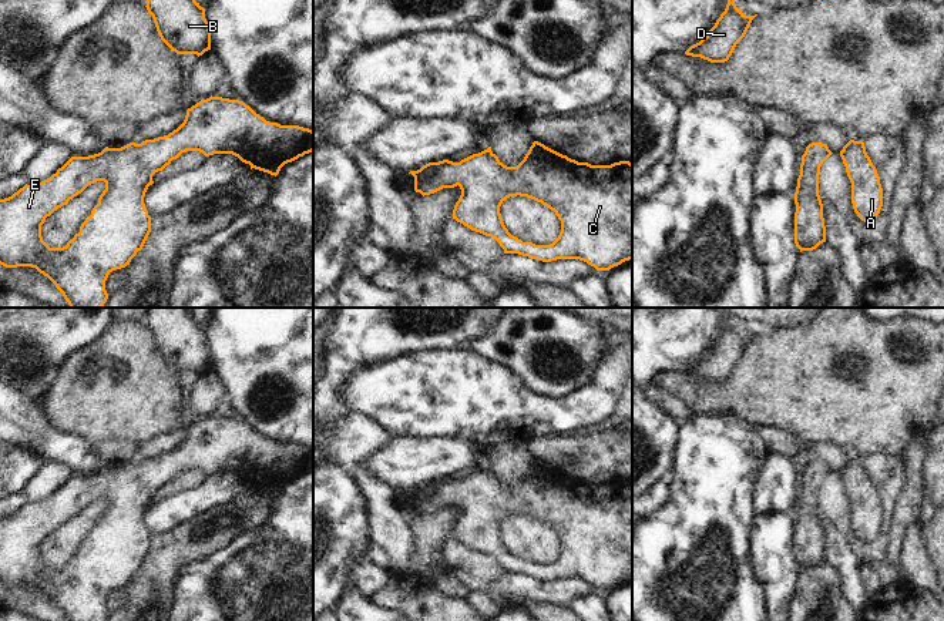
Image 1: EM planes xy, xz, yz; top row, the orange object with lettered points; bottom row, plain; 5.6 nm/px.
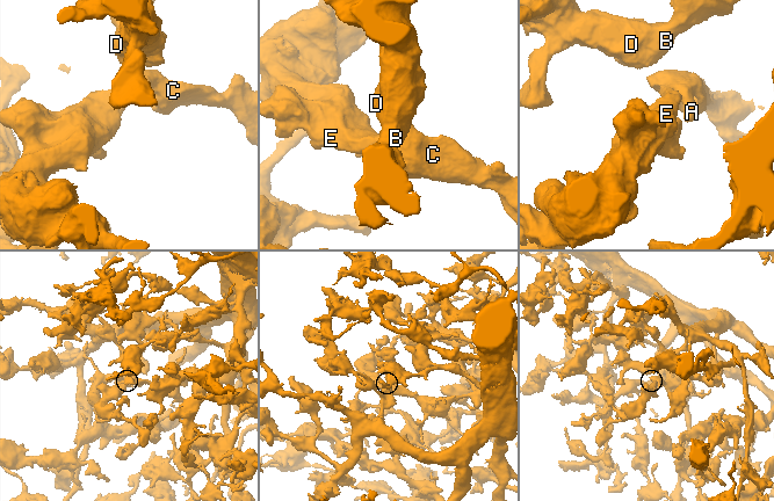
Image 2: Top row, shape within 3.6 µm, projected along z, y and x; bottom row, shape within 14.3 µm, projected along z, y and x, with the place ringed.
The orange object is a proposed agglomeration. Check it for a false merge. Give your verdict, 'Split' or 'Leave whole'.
Leave whole.

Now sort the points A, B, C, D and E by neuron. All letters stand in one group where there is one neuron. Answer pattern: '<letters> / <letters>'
A B C D E

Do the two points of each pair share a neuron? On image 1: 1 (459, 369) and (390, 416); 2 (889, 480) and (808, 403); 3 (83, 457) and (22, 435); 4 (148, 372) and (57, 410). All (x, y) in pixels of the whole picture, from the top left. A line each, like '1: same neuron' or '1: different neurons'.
1: same neuron
2: different neurons
3: same neuron
4: same neuron

